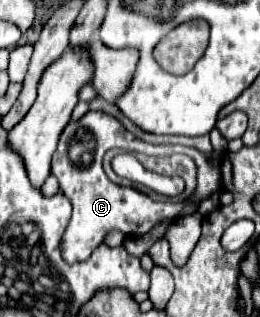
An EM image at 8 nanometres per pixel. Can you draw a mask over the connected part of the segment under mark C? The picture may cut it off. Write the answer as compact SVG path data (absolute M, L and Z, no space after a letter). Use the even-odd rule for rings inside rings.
M88 111L82 119L70 121L58 141L58 149L52 157L52 175L60 183L60 193L66 195L72 203L72 219L62 235L60 241L60 253L66 263L78 263L92 255L92 251L104 241L104 235L112 229L122 231L126 237L142 237L152 227L160 225L164 219L176 221L180 217L188 217L196 211L198 203L216 193L222 187L222 175L220 175L220 155L202 155L202 151L196 151L192 147L182 145L150 145L142 139L134 137L130 131L118 123L108 113L102 111ZM108 149L124 149L124 151L142 151L150 155L170 155L170 153L184 153L190 155L198 165L198 187L192 193L188 201L180 203L154 203L148 199L148 195L138 193L130 187L118 187L114 185L104 169L102 169L102 157Z

